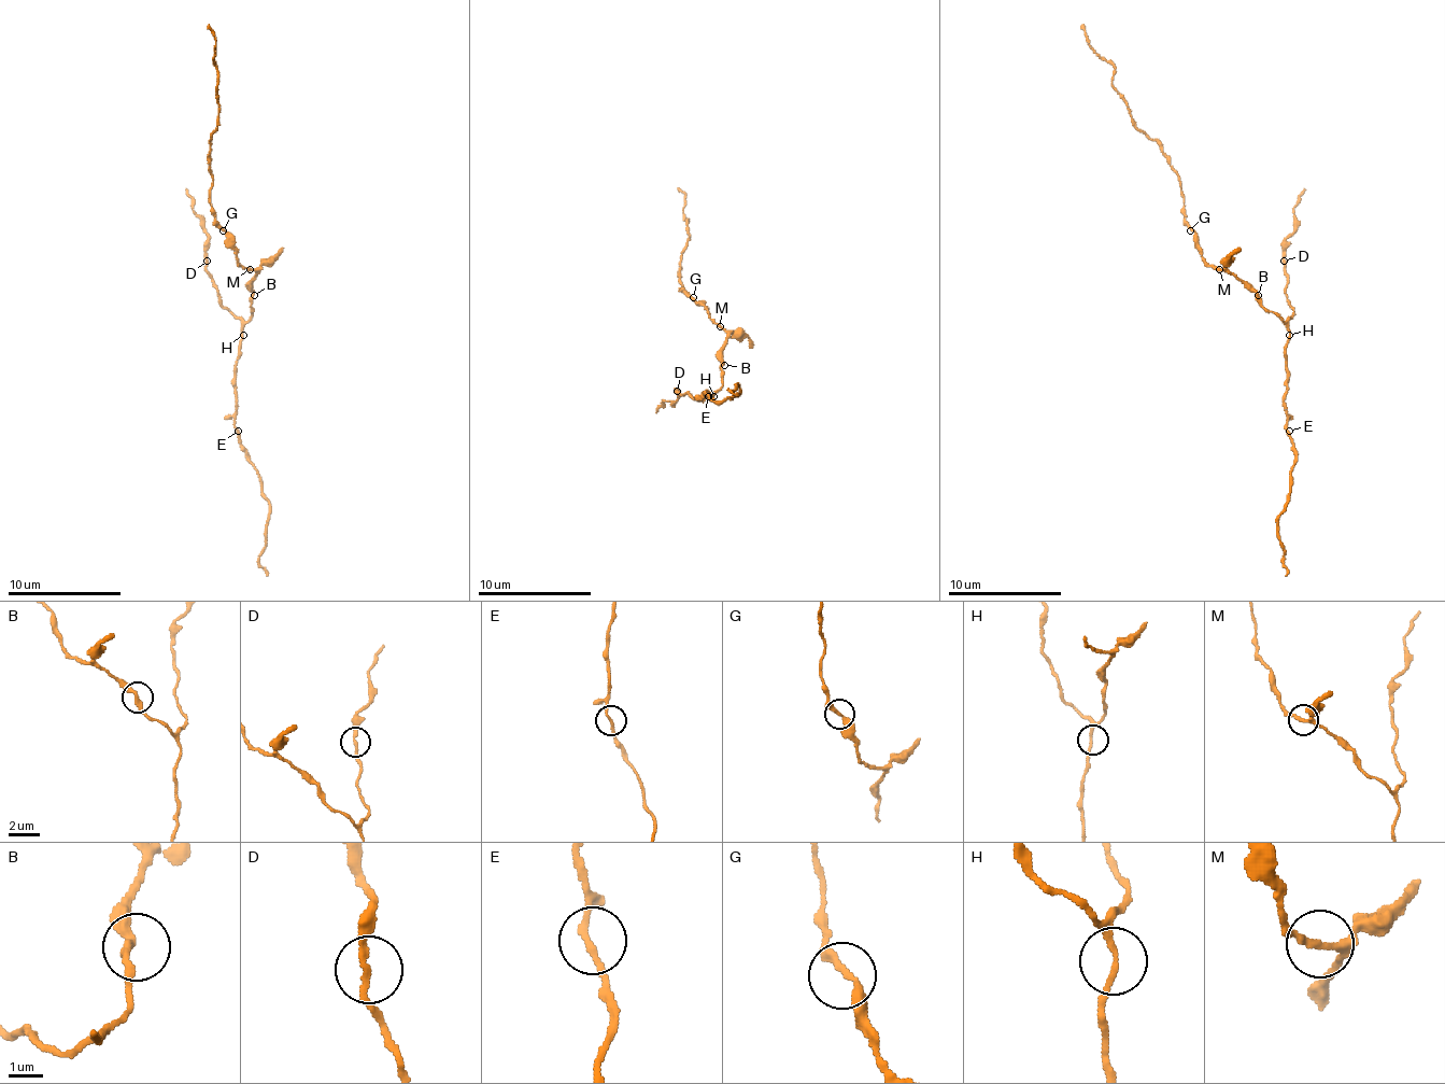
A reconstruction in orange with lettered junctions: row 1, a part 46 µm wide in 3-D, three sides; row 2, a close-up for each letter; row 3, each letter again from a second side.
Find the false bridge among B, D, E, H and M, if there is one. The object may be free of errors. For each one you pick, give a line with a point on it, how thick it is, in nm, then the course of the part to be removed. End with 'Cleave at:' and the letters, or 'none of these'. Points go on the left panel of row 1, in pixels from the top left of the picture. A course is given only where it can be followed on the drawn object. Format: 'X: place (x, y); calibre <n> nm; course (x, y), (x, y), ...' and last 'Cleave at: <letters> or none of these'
Cleave at: none of these

